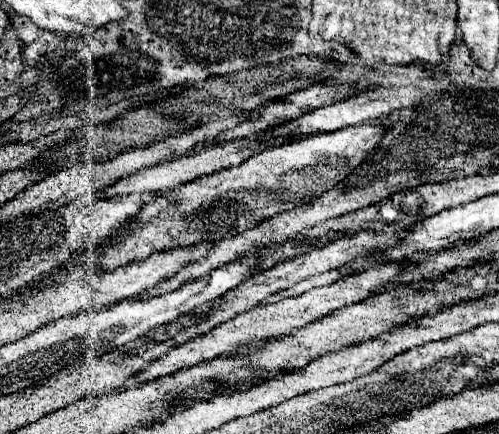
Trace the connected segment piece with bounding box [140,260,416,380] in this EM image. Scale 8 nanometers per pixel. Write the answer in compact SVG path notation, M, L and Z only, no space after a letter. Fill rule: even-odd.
M404 260L402 264L378 264L378 268L370 268L370 272L358 272L358 276L346 276L346 278L342 278L342 280L330 284L330 286L310 290L310 292L306 292L302 296L286 298L286 300L280 300L280 302L268 304L268 306L256 306L250 312L244 312L244 314L216 326L208 334L202 334L202 336L194 338L194 340L184 342L182 346L176 346L166 356L158 358L154 364L150 364L146 370L142 370L140 380L154 380L158 376L178 372L184 366L194 366L194 364L198 364L202 360L210 360L210 358L218 356L218 352L220 354L230 352L230 348L234 348L234 344L244 344L248 340L274 338L274 336L280 336L280 334L294 332L298 326L302 328L308 322L314 322L314 320L318 320L322 316L328 316L328 314L332 314L334 310L338 310L342 306L350 306L350 304L356 304L360 300L366 300L372 294L378 294L378 290L382 286L386 286L390 280L394 280L394 276L398 276L398 272L402 272L404 266L414 264L414 262L416 260Z

